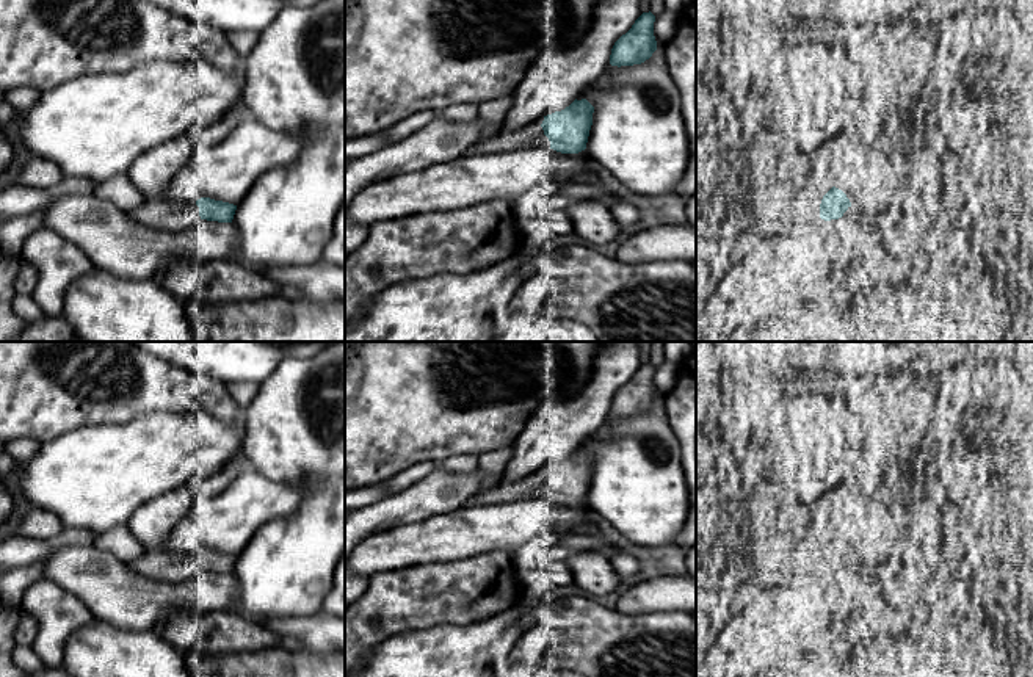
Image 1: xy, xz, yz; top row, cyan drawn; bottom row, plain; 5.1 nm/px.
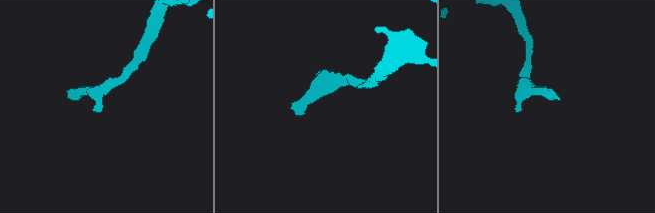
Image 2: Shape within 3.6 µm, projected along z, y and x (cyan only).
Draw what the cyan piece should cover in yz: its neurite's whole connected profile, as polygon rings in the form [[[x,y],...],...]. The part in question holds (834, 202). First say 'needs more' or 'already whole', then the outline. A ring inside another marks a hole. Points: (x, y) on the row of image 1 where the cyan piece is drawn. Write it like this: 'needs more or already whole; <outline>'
needs more; [[[832,186],[821,199],[820,204],[820,218],[825,221],[843,218],[850,223],[859,221],[851,208],[851,202],[846,194]]]

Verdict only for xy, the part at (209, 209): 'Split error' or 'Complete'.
Split error

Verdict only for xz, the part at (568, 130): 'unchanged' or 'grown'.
grown

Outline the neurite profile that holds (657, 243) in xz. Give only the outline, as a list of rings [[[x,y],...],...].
[[[655,226],[625,240],[614,257],[624,265],[649,265],[661,260],[682,260],[696,265],[696,227]]]

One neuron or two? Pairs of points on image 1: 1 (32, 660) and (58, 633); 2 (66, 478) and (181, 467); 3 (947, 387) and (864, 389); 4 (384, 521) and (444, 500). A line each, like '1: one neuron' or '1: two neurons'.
1: two neurons
2: one neuron
3: two neurons
4: one neuron

